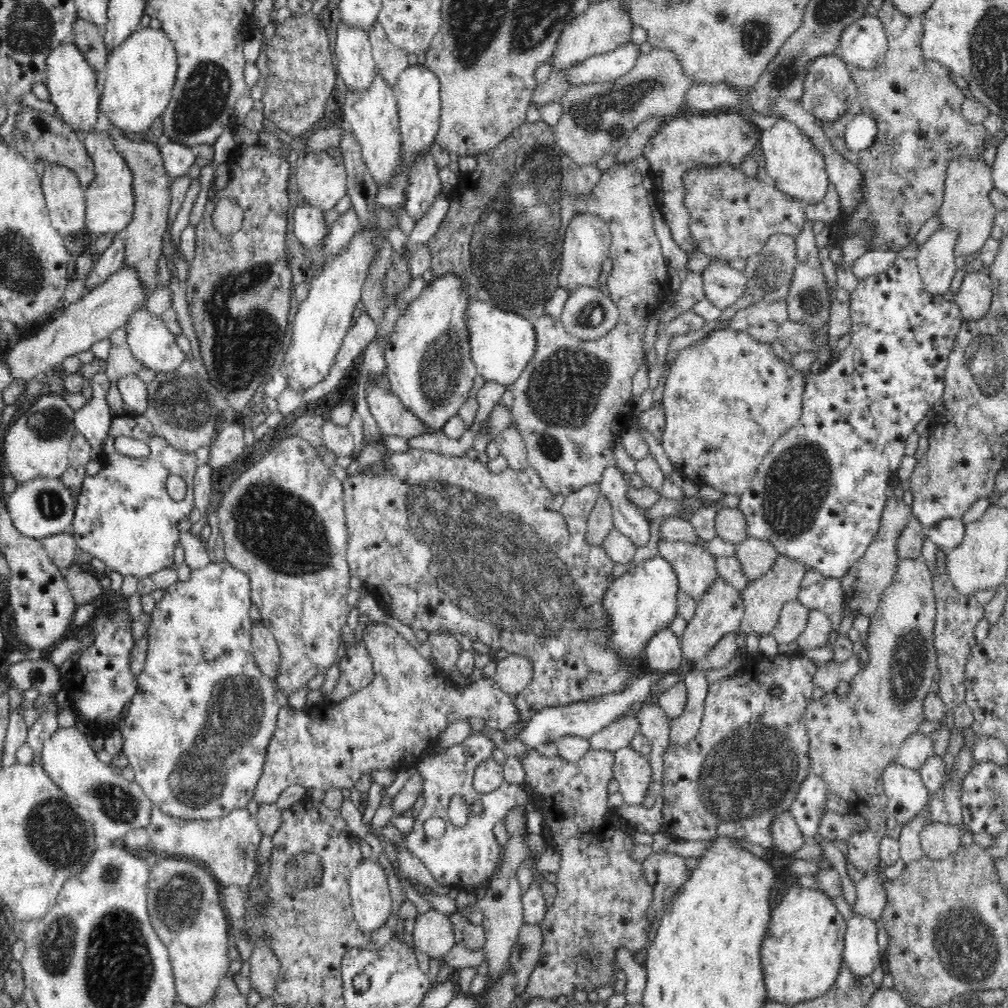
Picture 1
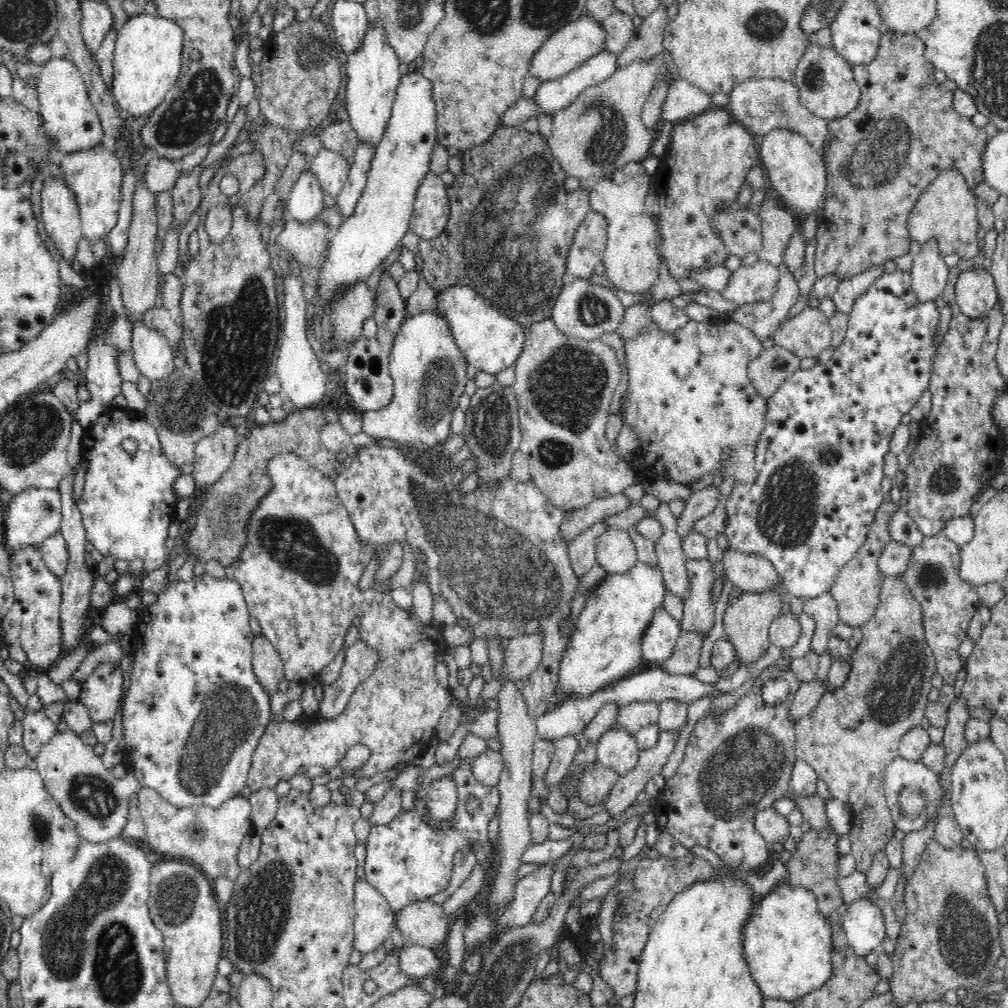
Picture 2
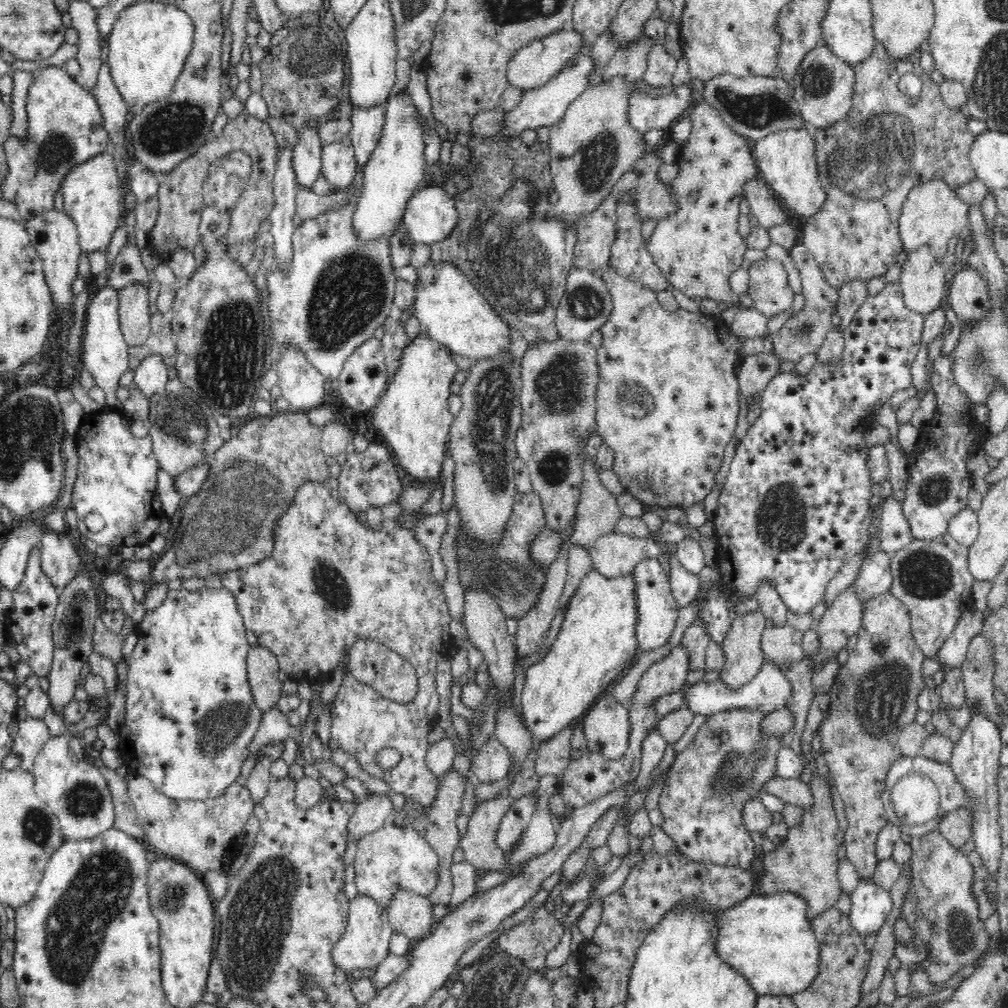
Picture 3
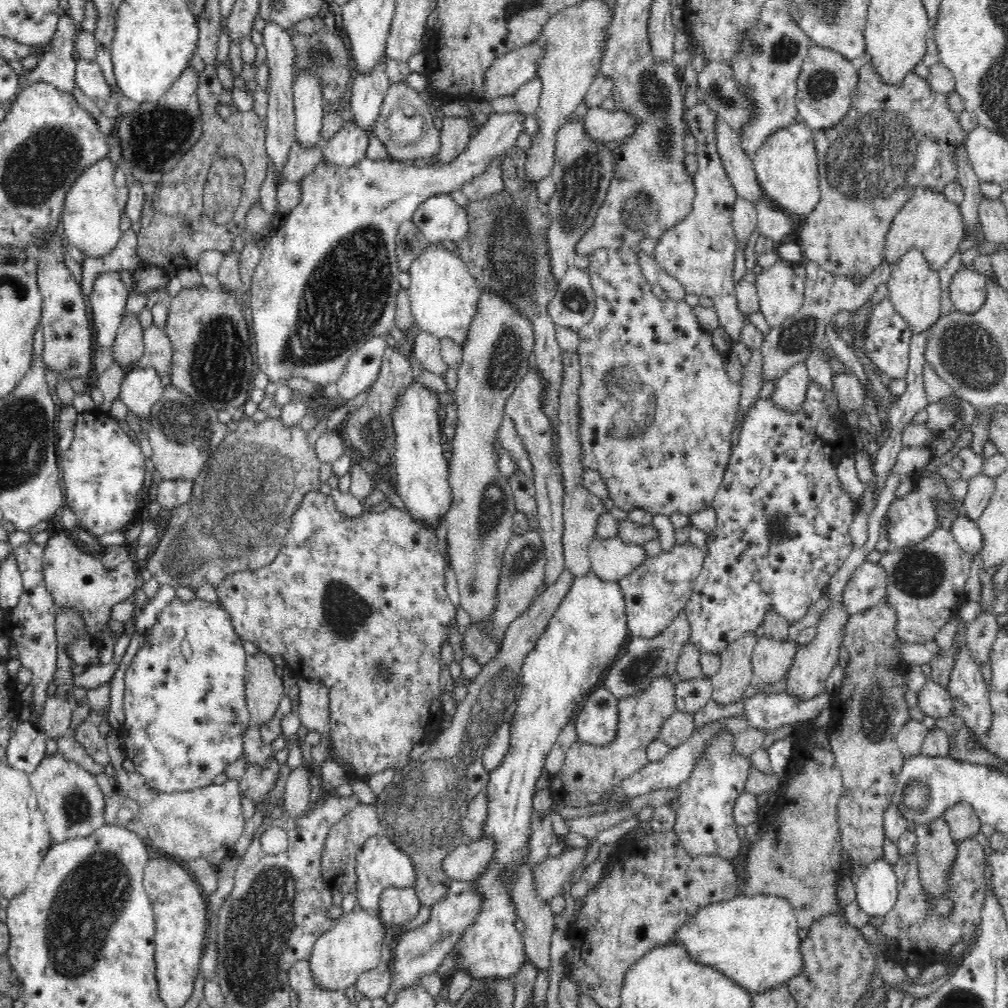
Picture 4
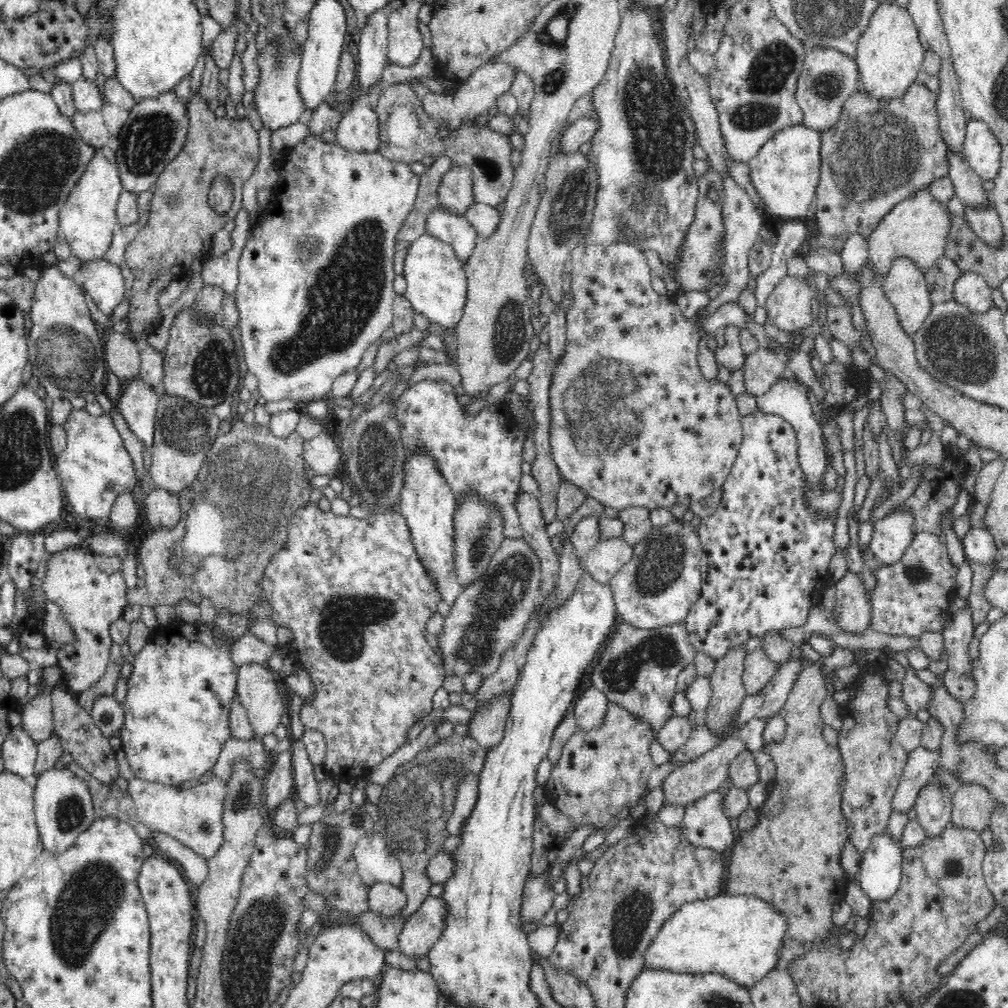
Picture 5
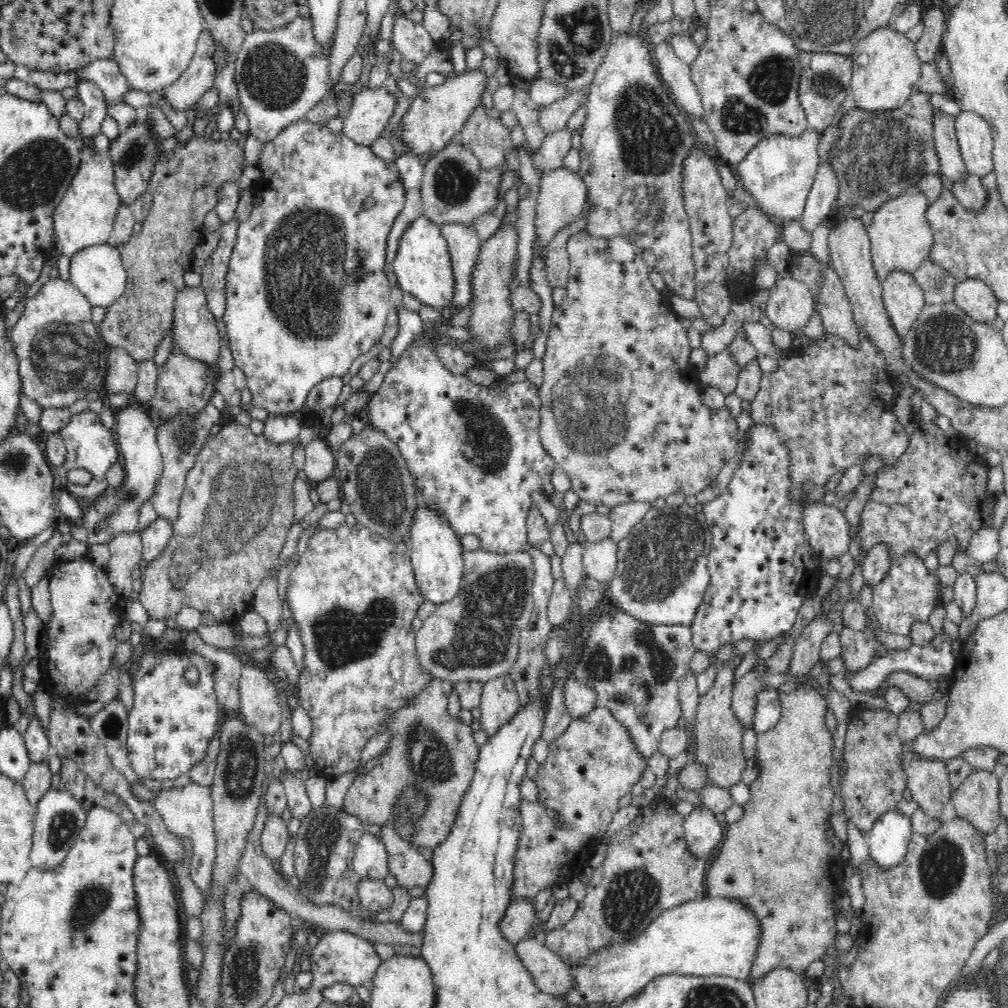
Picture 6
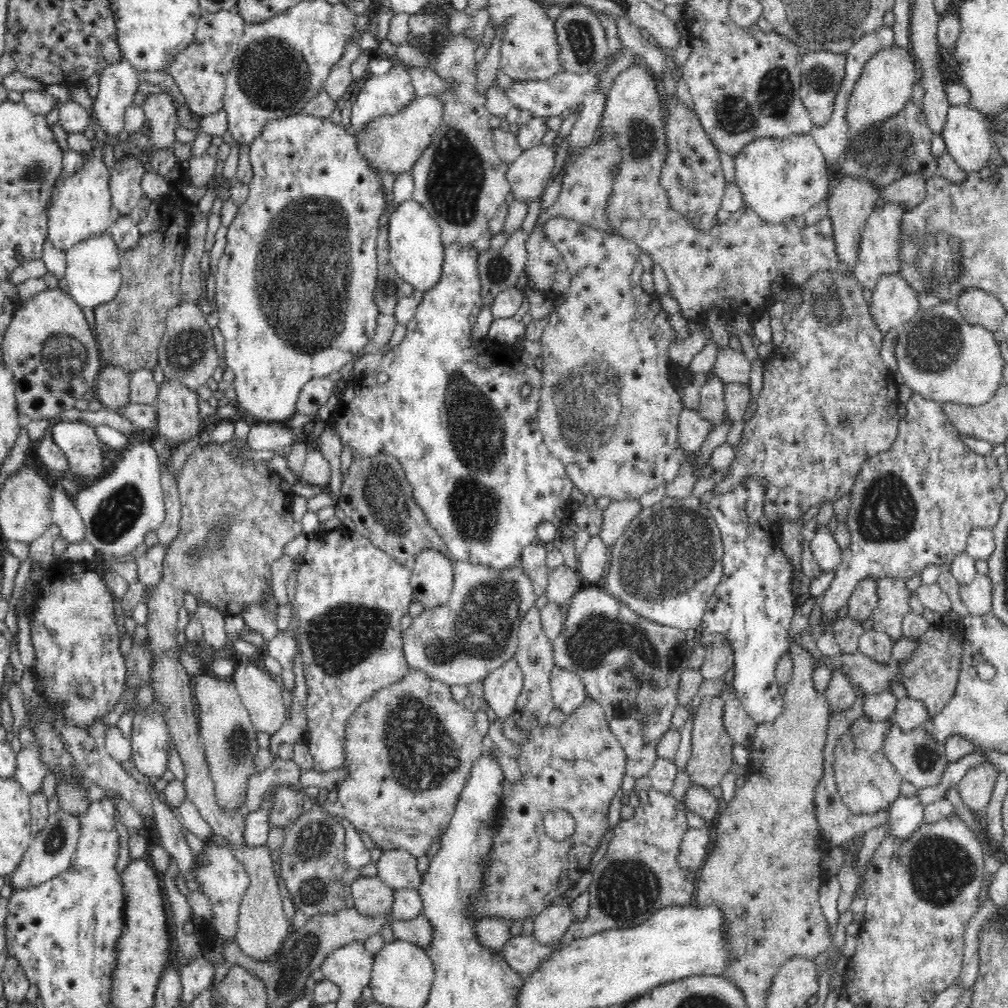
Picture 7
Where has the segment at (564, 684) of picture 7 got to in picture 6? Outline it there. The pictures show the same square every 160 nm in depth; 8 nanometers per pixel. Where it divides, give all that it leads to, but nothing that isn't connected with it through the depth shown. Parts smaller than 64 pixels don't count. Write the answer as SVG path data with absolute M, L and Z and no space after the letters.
M569 676L564 686L564 698L566 698L566 709L568 714L576 719L580 716L586 716L588 712L592 712L596 708L596 691L584 682L577 680L575 677Z

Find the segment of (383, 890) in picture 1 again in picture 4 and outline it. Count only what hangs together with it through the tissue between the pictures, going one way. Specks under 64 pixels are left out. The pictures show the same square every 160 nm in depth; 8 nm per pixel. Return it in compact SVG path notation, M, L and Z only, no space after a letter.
M361 908L354 909L338 918L333 928L320 936L313 945L308 960L309 967L312 969L312 982L316 983L316 987L324 987L324 990L328 991L343 991L352 984L356 984L360 975L366 971L371 971L380 964L382 948L387 941L388 929L388 925L383 923L378 912Z

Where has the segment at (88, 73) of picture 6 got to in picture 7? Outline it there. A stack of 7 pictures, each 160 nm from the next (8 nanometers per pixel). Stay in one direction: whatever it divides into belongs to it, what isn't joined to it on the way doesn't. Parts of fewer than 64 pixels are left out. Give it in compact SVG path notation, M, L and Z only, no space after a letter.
M125 60L98 73L99 91L92 107L97 126L106 131L109 140L123 130L124 113L133 105L138 80L138 71Z

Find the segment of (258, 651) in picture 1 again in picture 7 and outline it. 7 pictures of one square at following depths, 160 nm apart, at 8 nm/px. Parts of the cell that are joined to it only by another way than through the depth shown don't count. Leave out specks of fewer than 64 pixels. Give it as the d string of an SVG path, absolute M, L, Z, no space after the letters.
M238 666L233 682L257 732L270 735L282 728L286 709L281 689L269 672L256 666Z

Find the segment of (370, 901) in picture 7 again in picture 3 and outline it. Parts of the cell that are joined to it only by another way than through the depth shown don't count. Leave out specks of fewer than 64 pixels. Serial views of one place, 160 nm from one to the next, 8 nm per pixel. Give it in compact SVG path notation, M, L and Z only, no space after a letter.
M399 891L386 908L391 928L409 939L428 936L435 924L429 899L410 891Z

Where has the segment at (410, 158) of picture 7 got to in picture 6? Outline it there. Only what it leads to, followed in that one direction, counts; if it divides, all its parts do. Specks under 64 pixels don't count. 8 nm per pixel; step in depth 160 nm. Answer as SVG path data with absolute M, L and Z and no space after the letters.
M474 70L446 79L445 83L428 87L415 98L408 106L408 114L402 116L402 132L400 140L410 148L412 154L420 156L428 152L438 152L454 136L462 130L462 126L470 118L476 106L482 100L482 92L488 86L488 76L484 72Z

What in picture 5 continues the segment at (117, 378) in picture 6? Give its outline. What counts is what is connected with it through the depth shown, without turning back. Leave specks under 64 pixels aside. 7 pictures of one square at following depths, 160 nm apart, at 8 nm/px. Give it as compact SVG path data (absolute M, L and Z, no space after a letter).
M113 332L105 342L105 364L108 370L113 372L121 383L128 382L130 379L139 376L141 367L140 348L136 347L136 341L132 337L124 335L122 332Z

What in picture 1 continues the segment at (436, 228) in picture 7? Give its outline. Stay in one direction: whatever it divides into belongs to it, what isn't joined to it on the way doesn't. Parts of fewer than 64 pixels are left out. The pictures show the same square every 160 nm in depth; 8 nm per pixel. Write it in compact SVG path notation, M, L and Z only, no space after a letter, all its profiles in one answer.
M471 299L464 314L468 323L470 352L478 374L486 381L513 385L536 352L536 333L532 322L522 315L506 312L482 300Z

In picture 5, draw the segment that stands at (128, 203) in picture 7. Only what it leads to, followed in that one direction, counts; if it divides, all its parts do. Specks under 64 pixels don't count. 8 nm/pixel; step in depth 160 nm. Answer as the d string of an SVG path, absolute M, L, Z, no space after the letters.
M173 90L166 91L155 99L141 99L136 101L135 106L129 113L117 136L119 145L115 152L115 164L119 170L124 191L138 194L154 186L156 179L160 176L164 168L166 168L166 164L170 164L178 156L178 152L180 152L182 146L184 146L186 134L188 134L188 124L190 124L190 121L184 100L175 97Z

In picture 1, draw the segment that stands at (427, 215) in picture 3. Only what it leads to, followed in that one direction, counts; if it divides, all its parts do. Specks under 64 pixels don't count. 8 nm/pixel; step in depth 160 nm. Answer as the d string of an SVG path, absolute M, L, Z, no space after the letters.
M430 151L420 155L411 168L411 179L407 184L407 213L414 222L426 214L432 206L435 196L442 190L436 161Z

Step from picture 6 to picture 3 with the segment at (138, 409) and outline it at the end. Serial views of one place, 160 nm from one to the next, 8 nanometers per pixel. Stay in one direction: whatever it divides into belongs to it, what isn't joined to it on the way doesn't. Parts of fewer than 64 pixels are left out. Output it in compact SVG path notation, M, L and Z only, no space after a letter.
M151 354L142 359L135 370L133 382L147 399L163 393L170 380L168 368L164 366L162 357L158 354Z

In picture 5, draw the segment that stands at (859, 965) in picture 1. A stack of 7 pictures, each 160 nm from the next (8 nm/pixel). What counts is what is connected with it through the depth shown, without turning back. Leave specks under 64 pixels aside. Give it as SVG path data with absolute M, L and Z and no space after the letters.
M884 830L882 834L876 834L870 840L870 846L866 848L866 852L862 856L859 874L860 887L871 903L876 903L877 900L888 901L896 892L899 892L903 867L903 848L900 841L896 842L889 837L887 830Z

